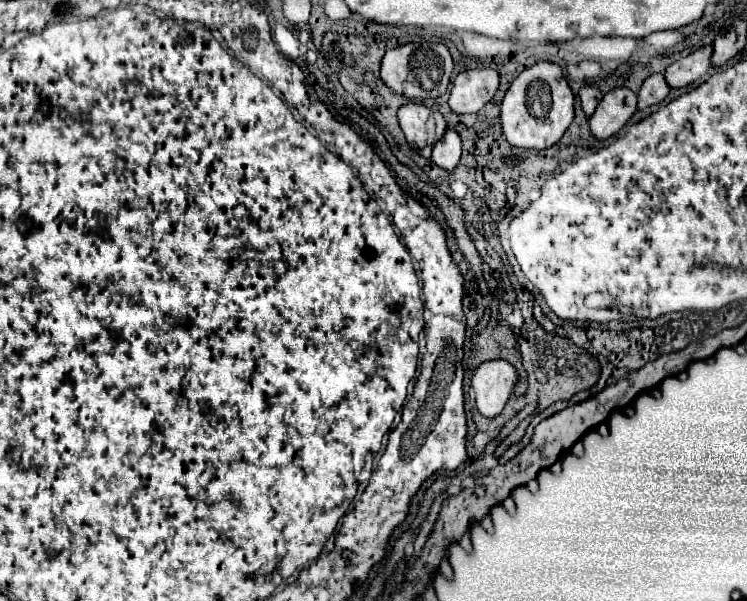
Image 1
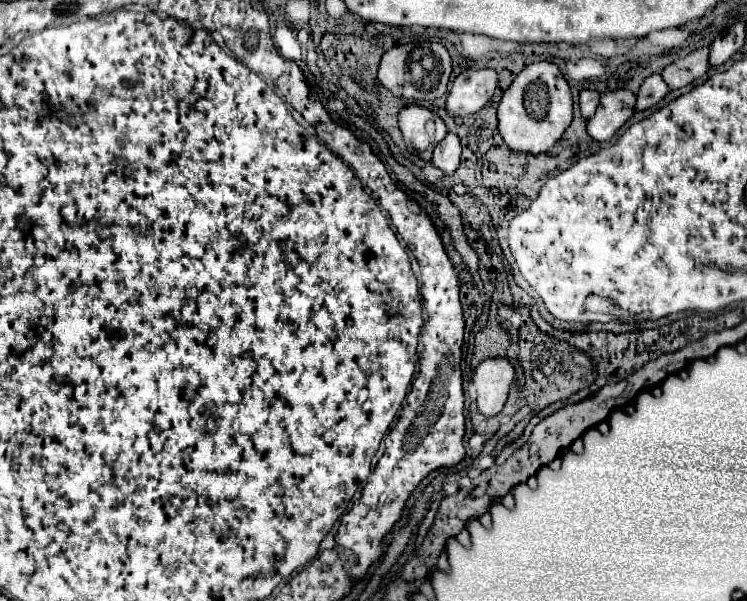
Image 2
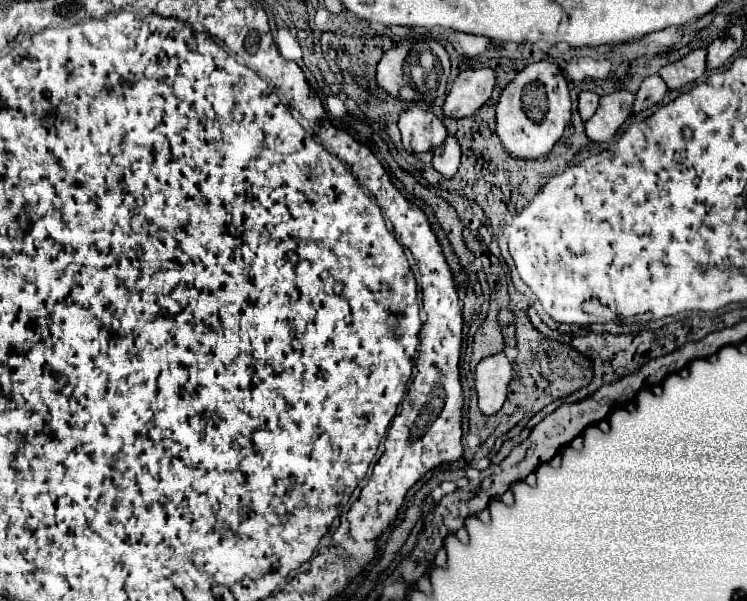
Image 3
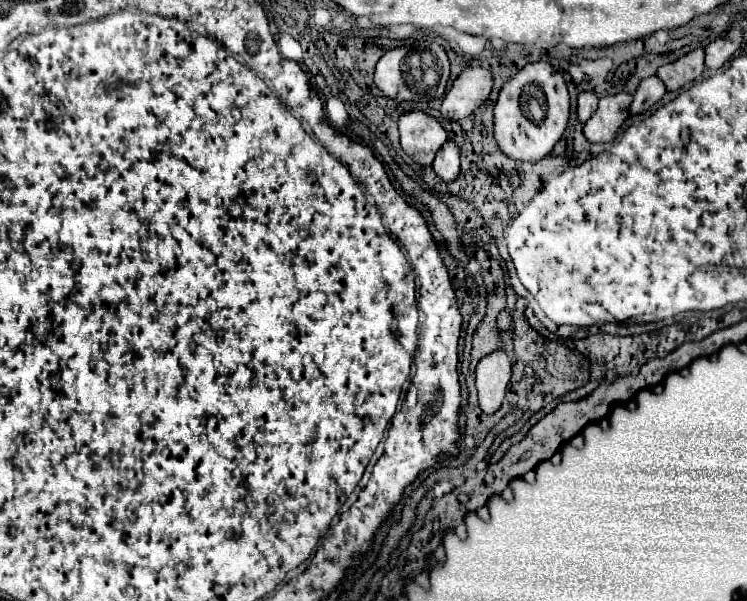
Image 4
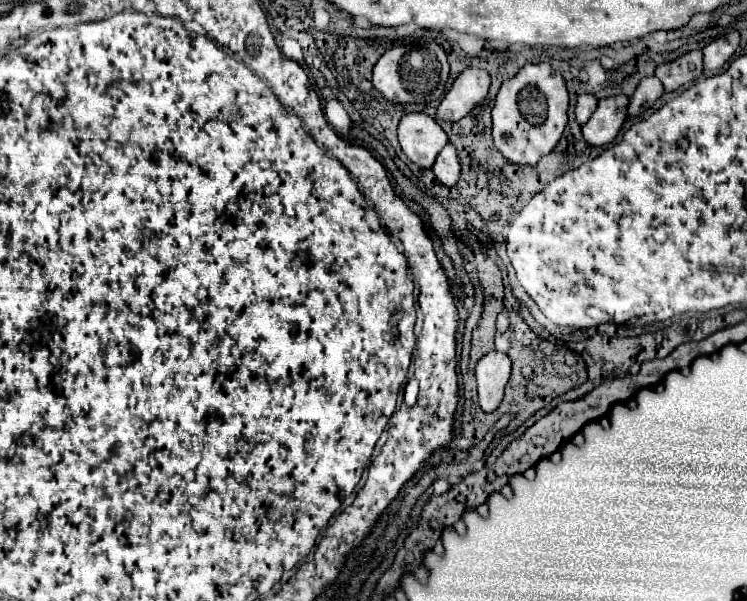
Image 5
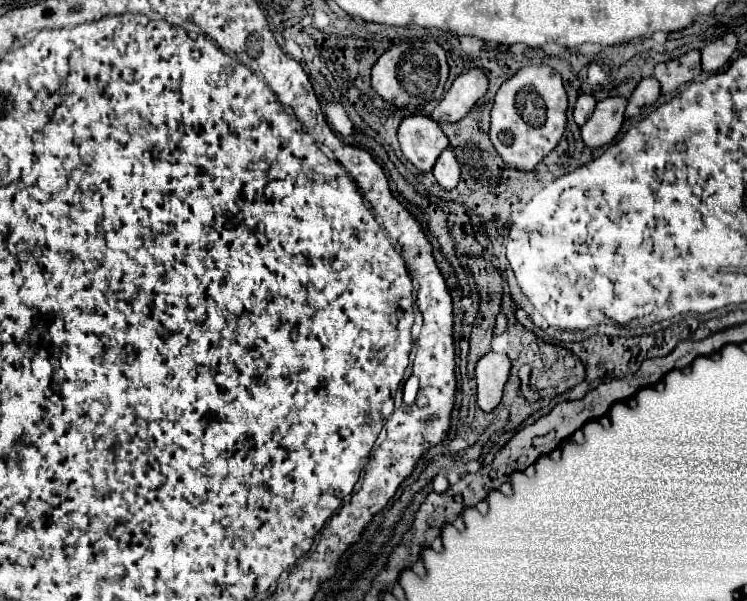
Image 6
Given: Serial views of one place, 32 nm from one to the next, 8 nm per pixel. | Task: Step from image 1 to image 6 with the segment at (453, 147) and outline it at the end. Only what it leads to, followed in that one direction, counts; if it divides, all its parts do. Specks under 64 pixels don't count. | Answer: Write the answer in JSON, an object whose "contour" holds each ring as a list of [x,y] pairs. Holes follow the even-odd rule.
{"contour":[[[448,146],[448,148],[440,154],[440,158],[436,160],[436,164],[434,164],[434,168],[432,168],[432,174],[434,174],[436,182],[438,182],[442,188],[446,188],[446,190],[456,188],[458,178],[460,178],[460,164],[458,164],[458,160],[456,160],[456,156],[454,156],[452,146]]]}

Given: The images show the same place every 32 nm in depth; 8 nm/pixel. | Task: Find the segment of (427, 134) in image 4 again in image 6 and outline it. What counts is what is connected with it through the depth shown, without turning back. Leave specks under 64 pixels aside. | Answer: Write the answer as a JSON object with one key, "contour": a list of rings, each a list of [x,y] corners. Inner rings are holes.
{"contour":[[[424,114],[406,116],[398,128],[398,140],[404,156],[420,172],[430,172],[440,152],[448,148],[448,138],[442,128]]]}

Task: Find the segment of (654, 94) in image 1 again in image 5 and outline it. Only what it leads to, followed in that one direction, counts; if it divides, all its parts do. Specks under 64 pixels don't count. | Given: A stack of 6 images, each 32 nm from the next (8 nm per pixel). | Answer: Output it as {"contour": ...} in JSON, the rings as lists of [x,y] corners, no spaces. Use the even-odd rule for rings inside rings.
{"contour":[[[650,76],[650,78],[644,78],[636,92],[632,94],[632,100],[630,100],[630,106],[628,106],[628,116],[638,116],[642,114],[644,110],[648,110],[660,96],[664,94],[664,86],[660,80],[656,80],[656,76]]]}

